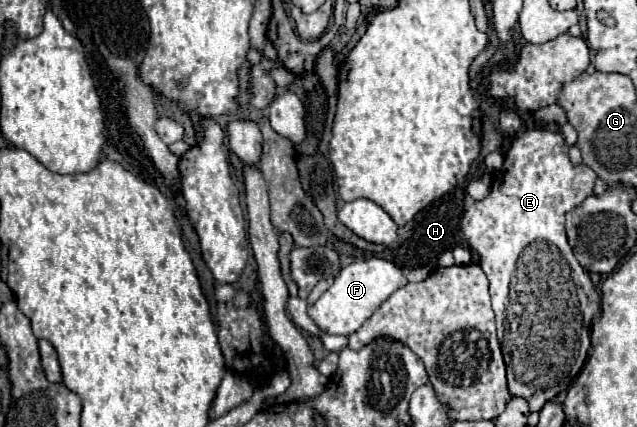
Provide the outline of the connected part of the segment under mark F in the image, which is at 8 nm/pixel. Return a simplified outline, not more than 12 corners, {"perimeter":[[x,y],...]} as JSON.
{"perimeter":[[370,257],[345,266],[307,308],[327,334],[349,336],[405,274]]}

